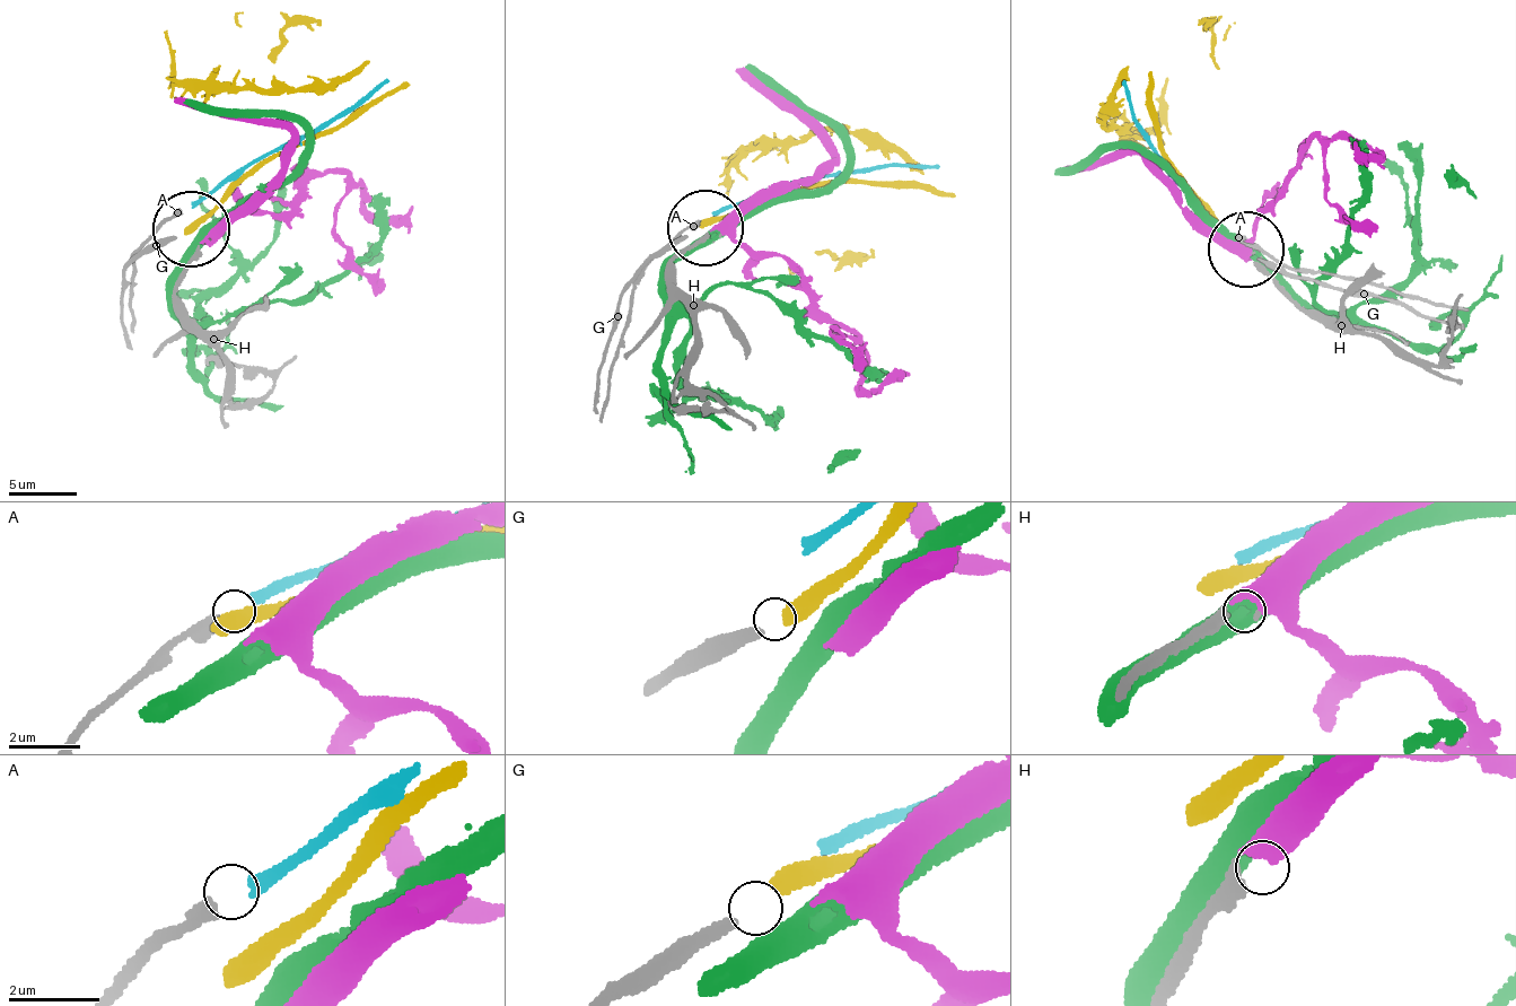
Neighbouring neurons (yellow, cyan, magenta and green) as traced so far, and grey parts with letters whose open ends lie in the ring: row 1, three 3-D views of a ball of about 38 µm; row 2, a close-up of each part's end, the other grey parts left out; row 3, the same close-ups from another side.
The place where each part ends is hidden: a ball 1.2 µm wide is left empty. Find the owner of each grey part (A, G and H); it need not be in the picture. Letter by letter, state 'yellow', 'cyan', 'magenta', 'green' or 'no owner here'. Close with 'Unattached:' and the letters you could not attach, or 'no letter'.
A: cyan
G: yellow
H: magenta
Unattached: no letter

